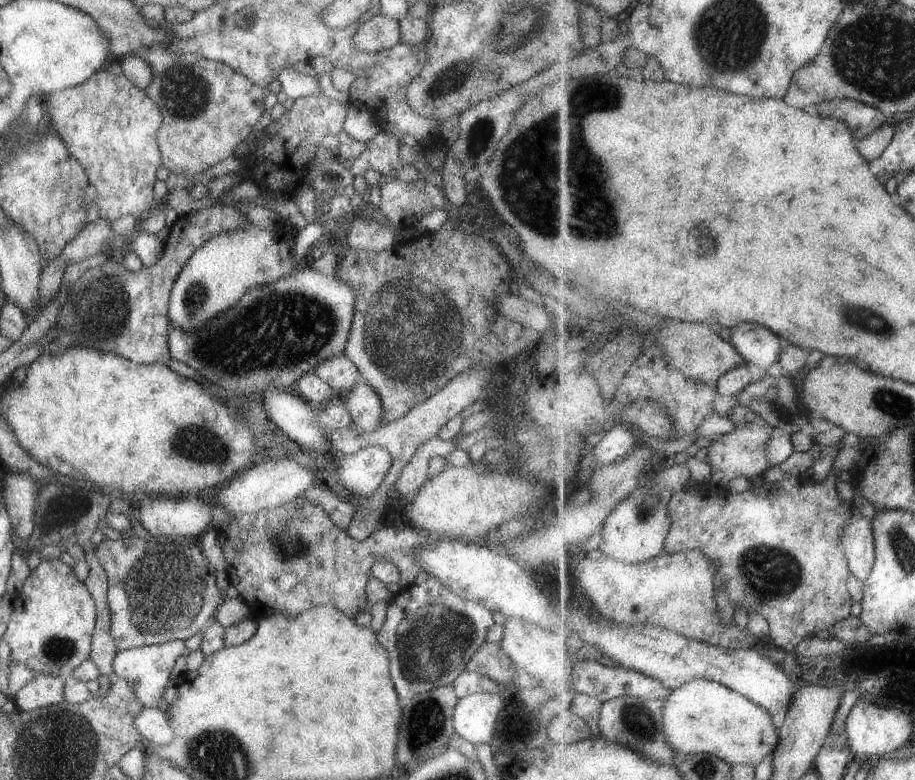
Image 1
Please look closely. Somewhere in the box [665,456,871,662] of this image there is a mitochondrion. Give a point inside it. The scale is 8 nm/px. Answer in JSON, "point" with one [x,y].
{"point":[750,581]}

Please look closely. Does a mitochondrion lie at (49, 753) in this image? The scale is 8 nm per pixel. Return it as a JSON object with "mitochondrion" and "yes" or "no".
{"mitochondrion":"yes"}

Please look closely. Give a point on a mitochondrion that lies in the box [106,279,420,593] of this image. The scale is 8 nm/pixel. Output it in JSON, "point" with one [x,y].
{"point":[280,329]}

